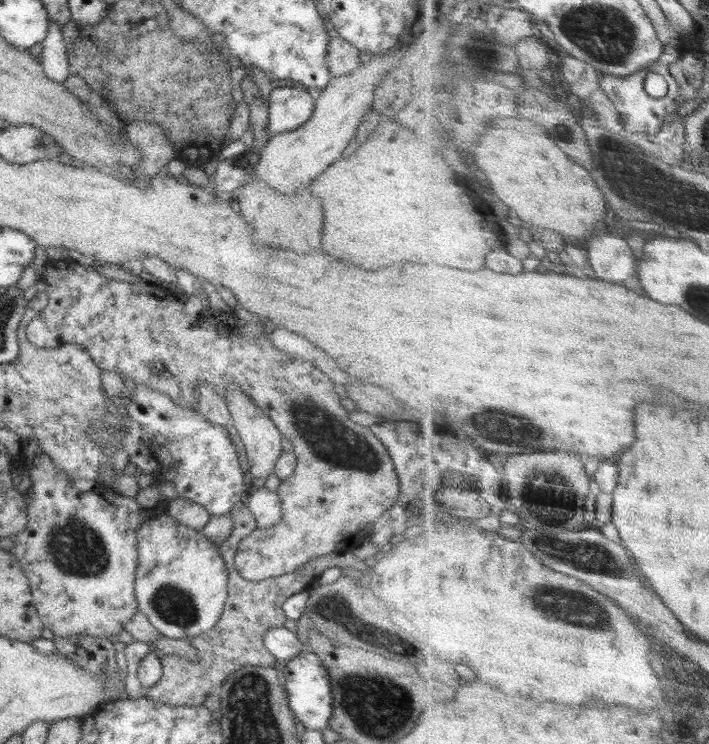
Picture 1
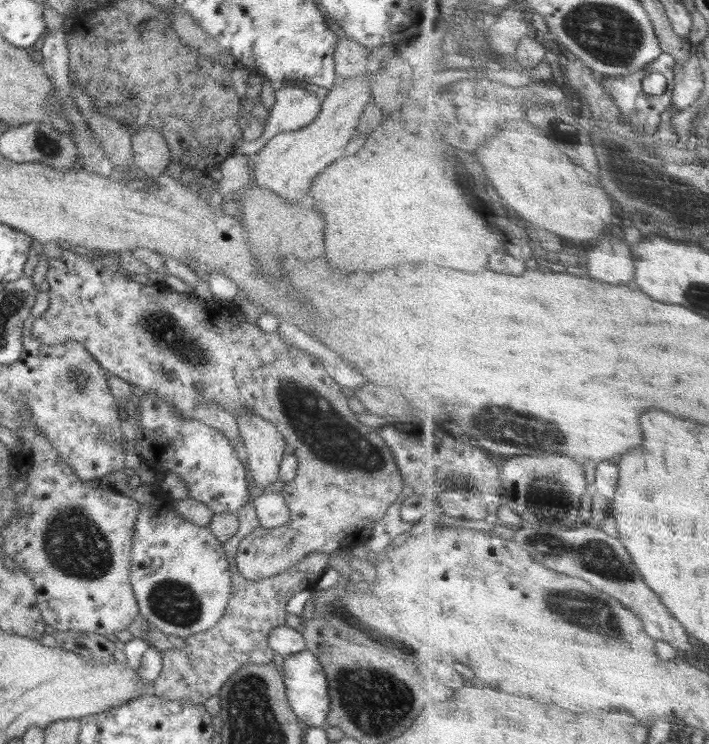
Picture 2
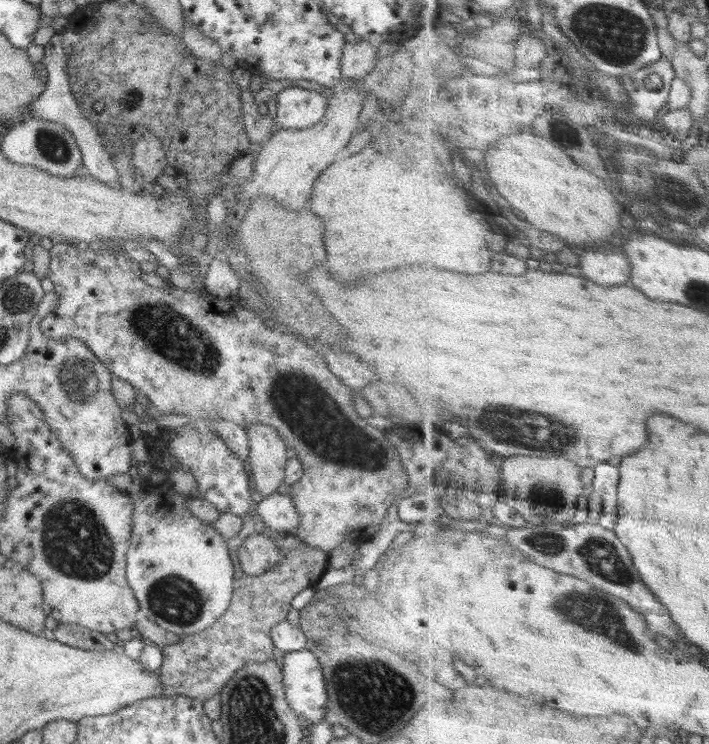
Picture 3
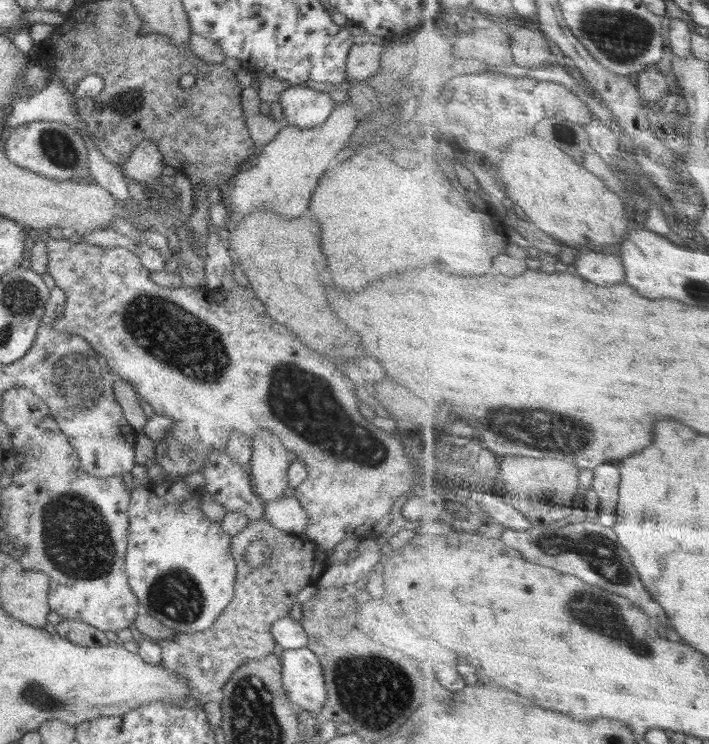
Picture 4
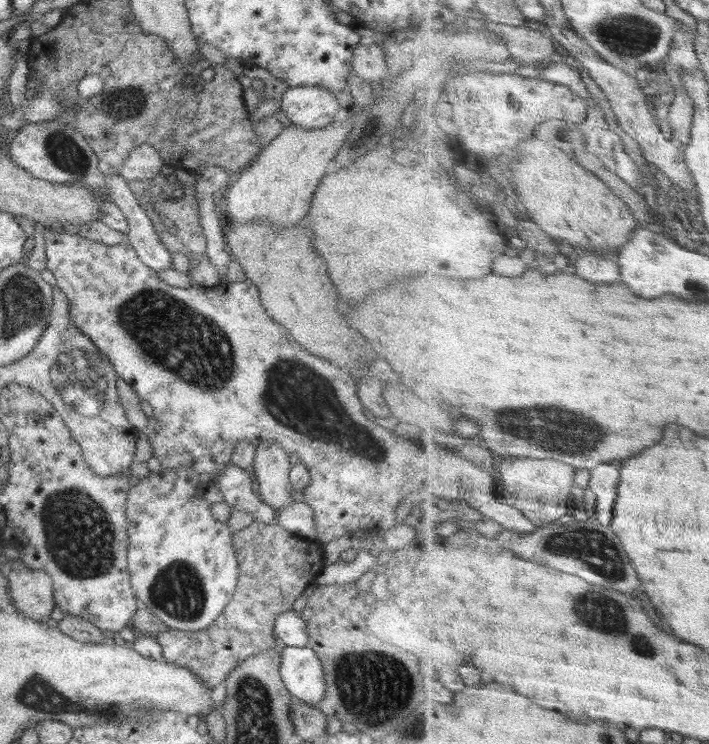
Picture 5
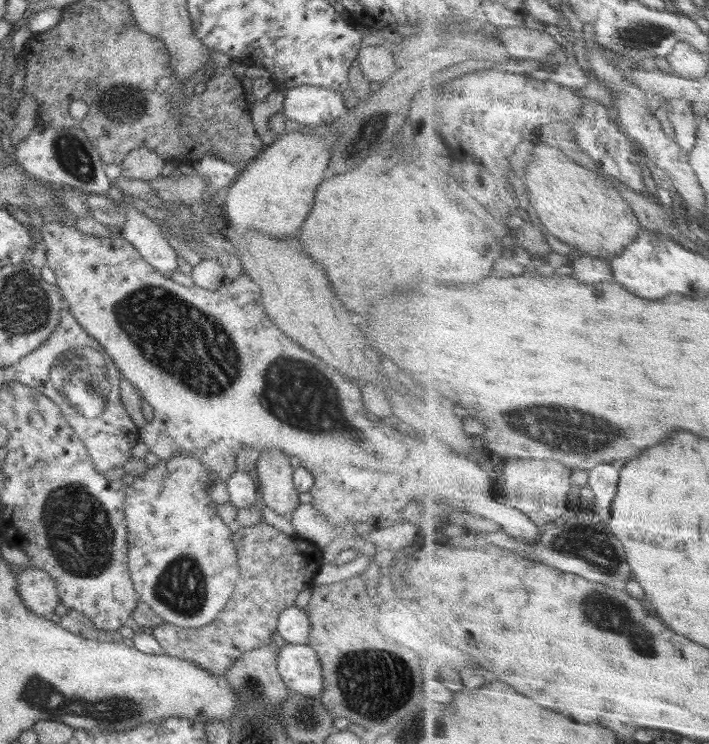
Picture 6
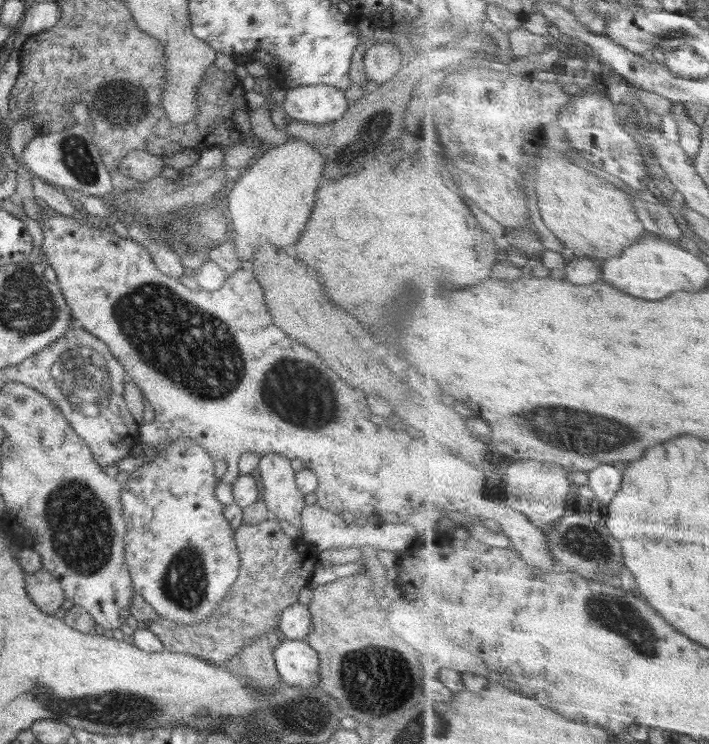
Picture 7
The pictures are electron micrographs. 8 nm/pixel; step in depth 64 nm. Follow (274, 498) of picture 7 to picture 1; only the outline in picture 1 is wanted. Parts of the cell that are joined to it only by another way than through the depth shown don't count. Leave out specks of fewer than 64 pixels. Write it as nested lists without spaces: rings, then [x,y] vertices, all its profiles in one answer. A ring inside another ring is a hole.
[[[237,386],[225,390],[225,403],[231,414],[232,427],[238,430],[238,436],[245,446],[249,468],[249,478],[267,478],[273,473],[282,449],[282,433],[276,425],[250,400]]]

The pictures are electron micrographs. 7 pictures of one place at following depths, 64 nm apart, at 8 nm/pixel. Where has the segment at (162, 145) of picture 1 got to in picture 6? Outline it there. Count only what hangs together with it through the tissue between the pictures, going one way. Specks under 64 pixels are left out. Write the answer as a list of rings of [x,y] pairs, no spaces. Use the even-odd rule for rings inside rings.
[[[138,147],[131,150],[121,162],[121,177],[126,180],[154,181],[160,177],[165,163],[163,157],[159,157],[148,147]]]

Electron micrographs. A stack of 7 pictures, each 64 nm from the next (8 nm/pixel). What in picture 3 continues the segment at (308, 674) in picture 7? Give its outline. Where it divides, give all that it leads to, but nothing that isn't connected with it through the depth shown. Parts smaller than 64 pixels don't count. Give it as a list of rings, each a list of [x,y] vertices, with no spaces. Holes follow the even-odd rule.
[[[308,649],[284,652],[282,672],[285,699],[295,714],[300,717],[306,726],[315,725],[324,720],[328,697],[325,689],[323,670],[316,656]]]

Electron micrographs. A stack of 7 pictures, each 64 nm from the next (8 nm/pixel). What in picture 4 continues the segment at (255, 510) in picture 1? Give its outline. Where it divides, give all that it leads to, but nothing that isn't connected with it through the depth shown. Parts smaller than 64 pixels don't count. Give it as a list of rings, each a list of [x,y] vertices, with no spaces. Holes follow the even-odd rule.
[[[284,497],[277,501],[265,501],[263,518],[283,532],[301,535],[306,532],[309,516],[298,499]]]

